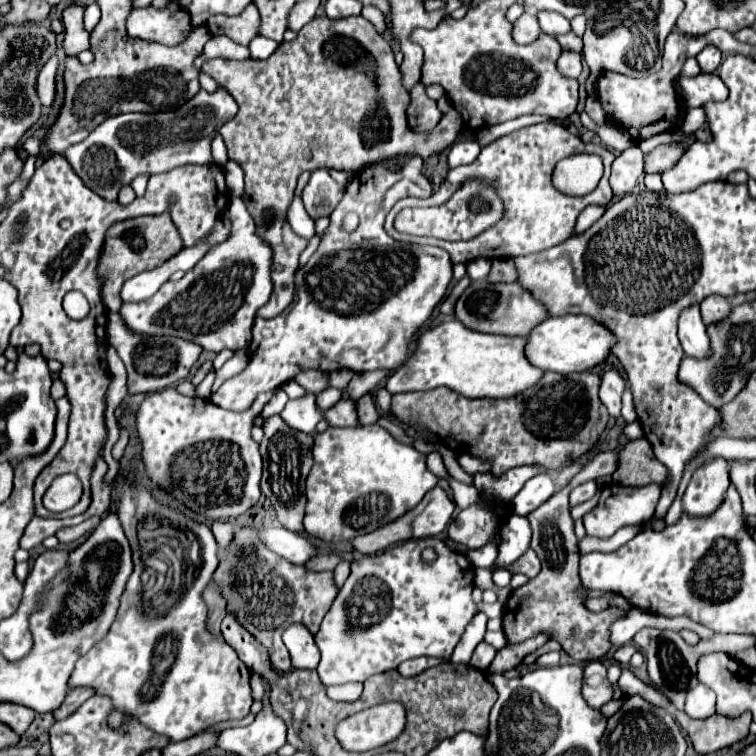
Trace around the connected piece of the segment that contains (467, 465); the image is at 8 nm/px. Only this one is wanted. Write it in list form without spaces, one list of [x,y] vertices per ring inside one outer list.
[[[459,455],[459,465],[469,474],[475,473],[489,473],[491,469],[491,459],[479,459],[479,457],[473,457],[473,455]]]

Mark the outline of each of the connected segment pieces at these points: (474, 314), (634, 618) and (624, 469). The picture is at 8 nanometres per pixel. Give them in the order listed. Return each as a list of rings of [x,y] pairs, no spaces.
[[[473,281],[467,291],[459,297],[455,305],[455,317],[469,329],[479,333],[497,333],[497,335],[529,335],[543,319],[549,319],[547,307],[539,303],[519,281],[511,283],[491,283],[491,281]]]
[[[629,609],[621,619],[615,619],[611,625],[611,645],[613,647],[623,647],[625,643],[629,643],[635,633],[643,627],[659,627],[659,629],[673,629],[673,631],[681,631],[681,629],[691,629],[695,633],[699,633],[701,639],[713,639],[717,633],[711,631],[709,627],[703,627],[687,617],[659,617],[653,613],[643,613],[641,609]]]
[[[647,439],[629,441],[619,449],[619,465],[613,473],[613,481],[621,485],[663,485],[667,479],[667,469],[655,459],[651,445]]]

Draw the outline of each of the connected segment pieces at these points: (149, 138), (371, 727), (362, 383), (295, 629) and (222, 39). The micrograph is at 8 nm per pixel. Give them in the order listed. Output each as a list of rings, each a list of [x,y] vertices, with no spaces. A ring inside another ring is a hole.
[[[225,89],[215,93],[199,91],[191,101],[181,105],[175,111],[165,113],[125,113],[115,115],[95,127],[89,137],[65,151],[67,161],[73,171],[83,179],[83,183],[101,195],[103,199],[117,199],[117,193],[123,185],[131,183],[139,173],[163,173],[179,165],[205,165],[209,163],[209,143],[215,137],[217,129],[233,119],[239,111],[239,105]]]
[[[397,709],[397,715],[357,713],[353,717],[347,717],[339,725],[339,733],[335,733],[335,737],[345,751],[361,753],[383,747],[385,743],[397,739],[397,735],[403,733],[405,725],[407,725],[405,709]]]
[[[379,369],[379,371],[367,371],[367,373],[355,373],[351,383],[347,385],[347,391],[349,391],[349,397],[353,399],[359,399],[363,397],[365,393],[371,393],[381,381],[385,381],[389,375],[387,369]]]
[[[291,625],[283,633],[283,641],[291,653],[293,669],[315,669],[319,665],[319,649],[313,641],[313,635],[303,625]]]
[[[213,35],[205,49],[203,49],[203,55],[197,57],[199,61],[199,67],[205,63],[205,59],[217,59],[217,57],[227,57],[227,59],[247,59],[249,57],[249,49],[235,43],[233,39],[225,37],[225,35]]]

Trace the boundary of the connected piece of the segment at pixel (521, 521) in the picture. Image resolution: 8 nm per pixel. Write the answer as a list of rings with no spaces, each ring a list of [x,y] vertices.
[[[509,515],[503,521],[501,527],[501,545],[499,545],[499,557],[495,559],[495,569],[507,569],[511,563],[515,563],[527,549],[531,541],[531,527],[527,517]]]

